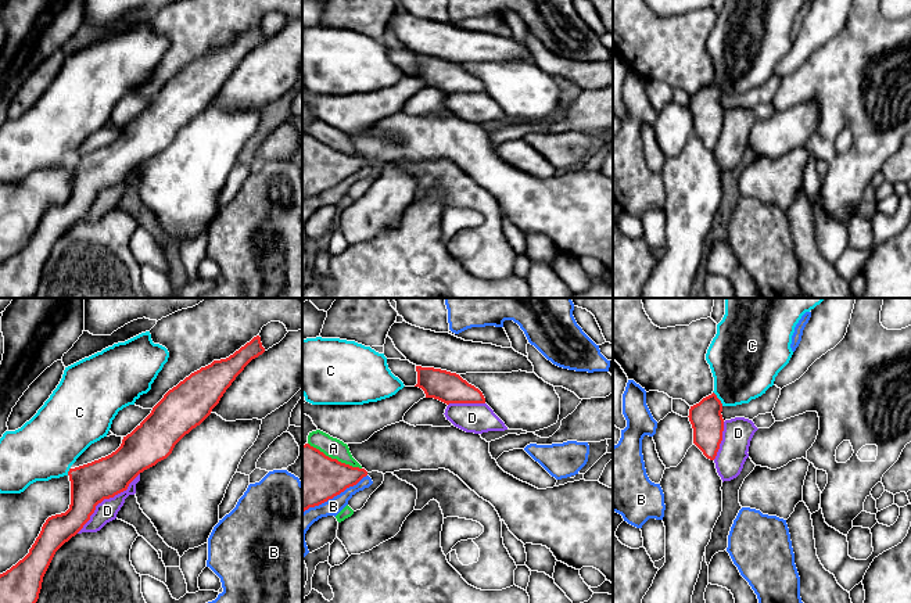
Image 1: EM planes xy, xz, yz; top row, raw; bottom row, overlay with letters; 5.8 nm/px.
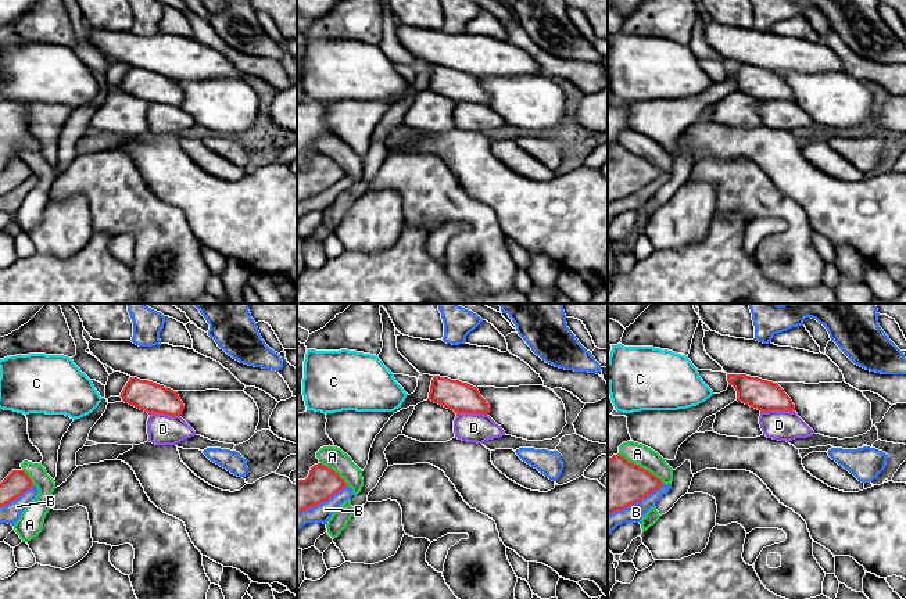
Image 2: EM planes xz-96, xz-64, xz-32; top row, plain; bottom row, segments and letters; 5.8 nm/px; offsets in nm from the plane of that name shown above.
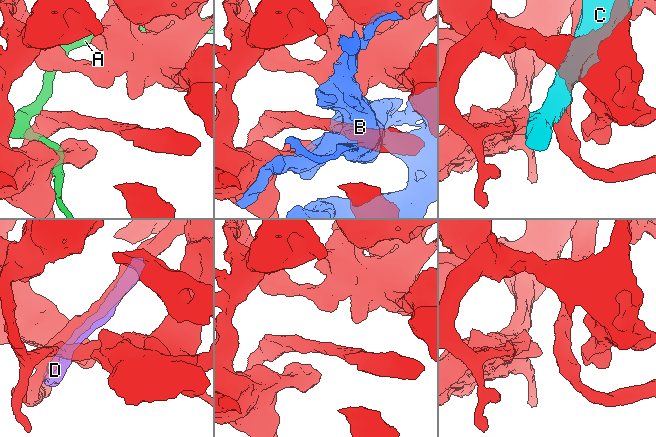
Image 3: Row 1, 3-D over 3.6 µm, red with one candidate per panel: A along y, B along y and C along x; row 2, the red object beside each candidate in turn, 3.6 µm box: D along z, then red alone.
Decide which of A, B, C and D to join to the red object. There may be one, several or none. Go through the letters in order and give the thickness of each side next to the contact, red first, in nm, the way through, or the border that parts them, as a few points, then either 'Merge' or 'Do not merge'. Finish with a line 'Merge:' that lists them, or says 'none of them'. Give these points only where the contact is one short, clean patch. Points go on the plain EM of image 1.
A: Thickness 360 nm (red) against 120 nm. Do not merge
B: Thickness 360 nm (red) against 100 nm. Do not merge
C: Thickness 190 nm (red) against 380 nm. Do not merge
D: Thickness 240 nm (red) against 120 nm. Merge
Merge: D

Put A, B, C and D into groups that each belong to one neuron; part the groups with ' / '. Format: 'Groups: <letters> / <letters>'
Groups: A / B / C / D

